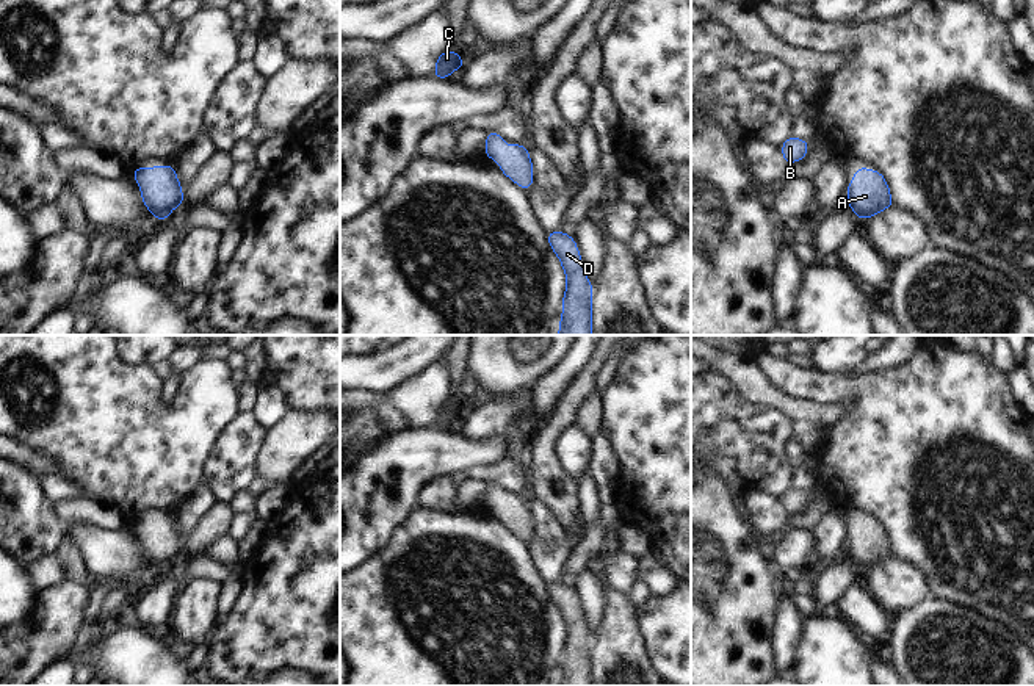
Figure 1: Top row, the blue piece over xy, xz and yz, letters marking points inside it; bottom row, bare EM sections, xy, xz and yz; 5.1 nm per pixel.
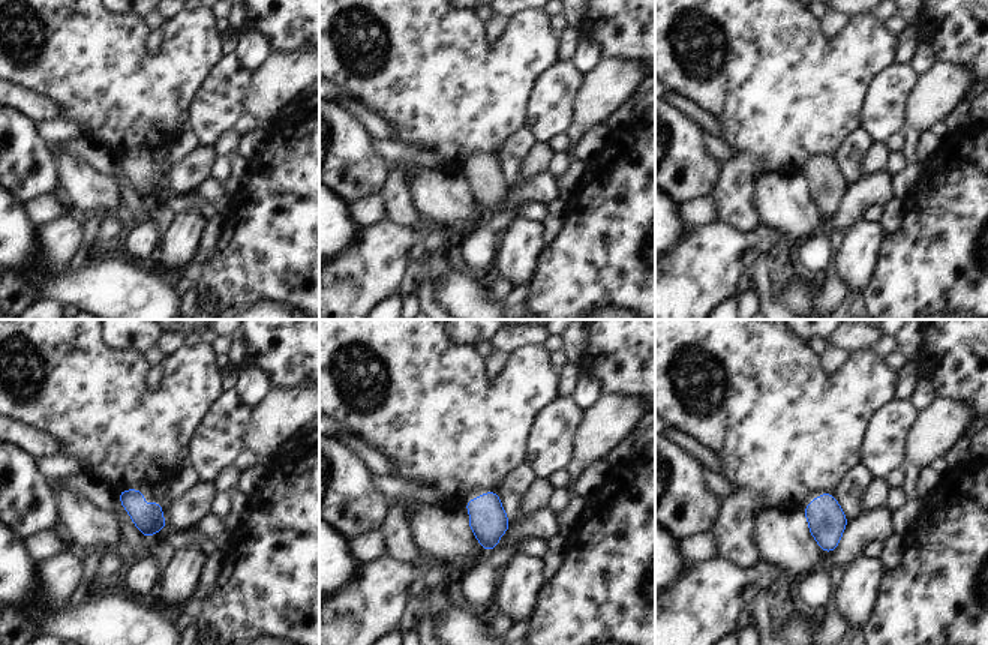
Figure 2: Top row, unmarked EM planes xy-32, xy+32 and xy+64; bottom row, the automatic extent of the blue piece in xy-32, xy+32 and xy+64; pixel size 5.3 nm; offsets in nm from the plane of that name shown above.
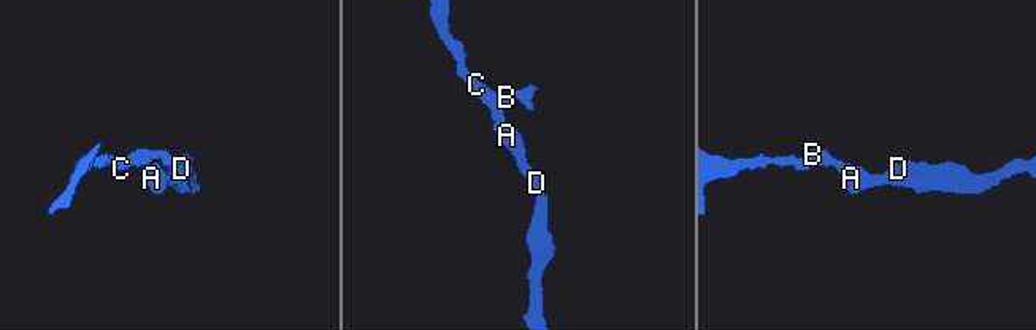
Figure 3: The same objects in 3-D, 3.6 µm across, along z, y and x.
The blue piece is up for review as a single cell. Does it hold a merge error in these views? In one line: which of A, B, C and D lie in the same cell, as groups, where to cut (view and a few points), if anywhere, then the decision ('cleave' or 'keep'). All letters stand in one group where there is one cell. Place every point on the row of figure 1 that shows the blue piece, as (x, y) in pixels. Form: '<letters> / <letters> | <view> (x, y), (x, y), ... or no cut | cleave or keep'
A B C D | no cut | keep

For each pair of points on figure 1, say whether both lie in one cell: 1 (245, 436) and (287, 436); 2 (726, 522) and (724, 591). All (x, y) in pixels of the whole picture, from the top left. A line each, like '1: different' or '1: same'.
1: different
2: same

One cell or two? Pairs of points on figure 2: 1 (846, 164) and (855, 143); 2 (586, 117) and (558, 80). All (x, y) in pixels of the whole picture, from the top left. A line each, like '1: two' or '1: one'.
1: one
2: two

